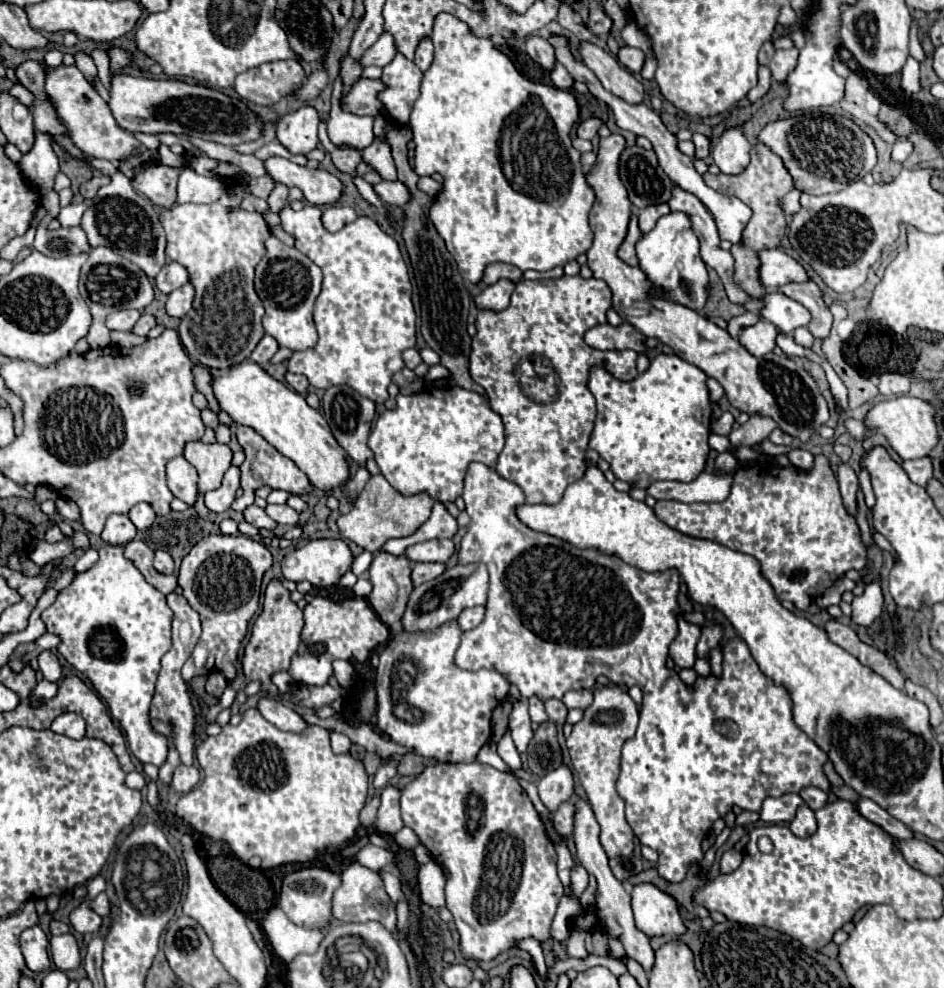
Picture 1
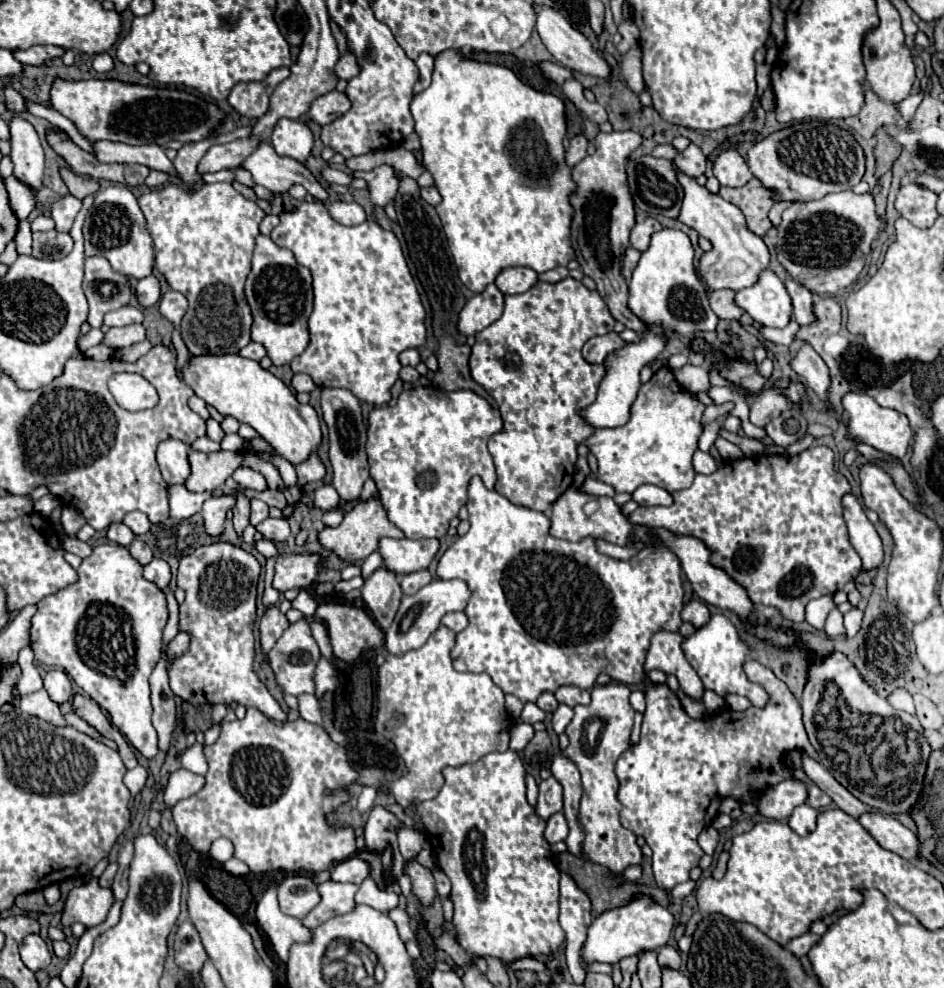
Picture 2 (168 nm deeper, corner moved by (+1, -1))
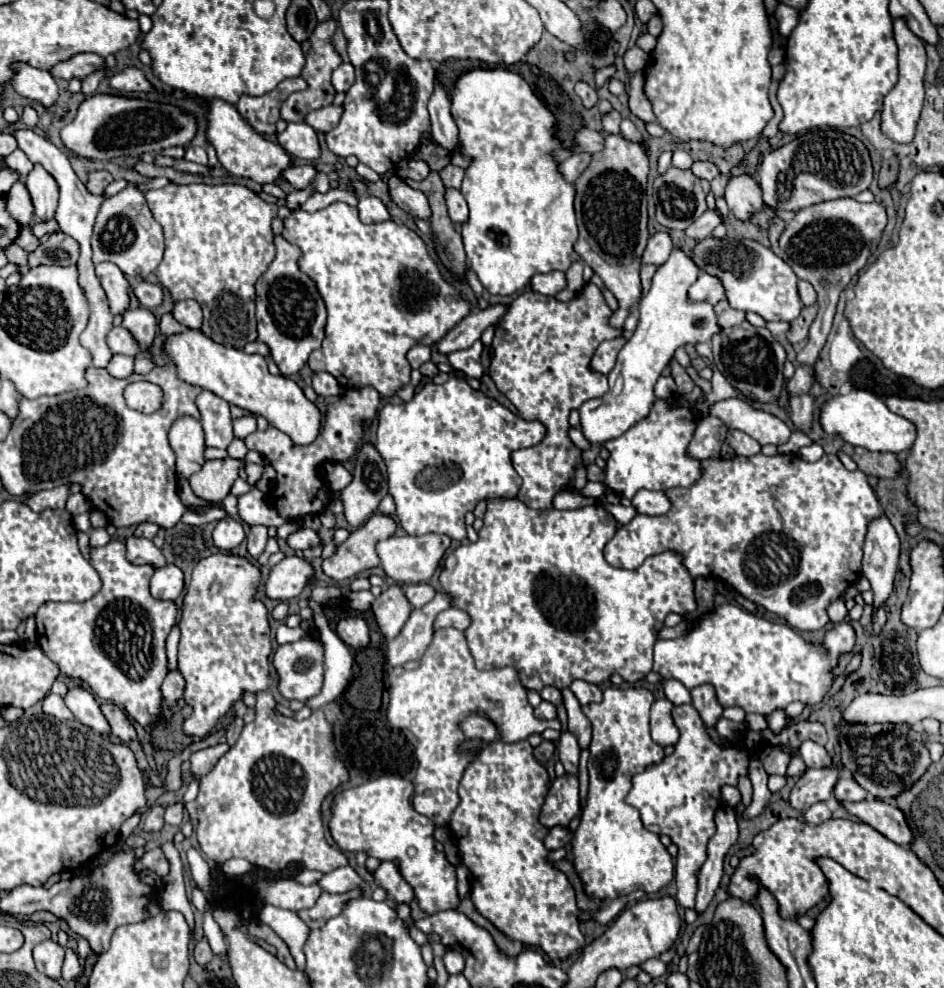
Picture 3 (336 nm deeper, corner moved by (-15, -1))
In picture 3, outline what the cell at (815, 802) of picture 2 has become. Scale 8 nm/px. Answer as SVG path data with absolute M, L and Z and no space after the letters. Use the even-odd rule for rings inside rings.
M850 777L850 779L838 779L836 787L834 787L834 797L836 801L864 801L866 799L866 791Z

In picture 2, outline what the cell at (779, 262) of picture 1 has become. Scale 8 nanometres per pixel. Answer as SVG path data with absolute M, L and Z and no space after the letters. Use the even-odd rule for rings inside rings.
M678 173L678 179L686 193L678 221L692 227L694 231L698 231L698 235L706 237L712 243L712 249L700 257L700 265L696 271L696 275L702 277L702 281L706 283L708 295L712 291L720 291L720 289L740 291L744 287L754 285L758 281L758 275L770 263L770 253L768 253L768 247L764 245L764 241L758 235L754 235L752 231L748 231L744 215L740 213L740 209L736 205L724 201L720 195L710 195L706 191L706 187L700 187L696 183L694 177Z

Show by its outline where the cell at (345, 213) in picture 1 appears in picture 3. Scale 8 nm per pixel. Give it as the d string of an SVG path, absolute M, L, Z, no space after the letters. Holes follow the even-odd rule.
M360 197L358 213L362 223L380 223L388 219L388 211L378 197Z

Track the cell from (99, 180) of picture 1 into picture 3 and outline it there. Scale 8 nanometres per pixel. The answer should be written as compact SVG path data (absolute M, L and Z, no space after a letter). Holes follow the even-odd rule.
M90 171L86 187L92 195L102 195L104 187L110 185L110 183L112 183L112 175L108 171Z

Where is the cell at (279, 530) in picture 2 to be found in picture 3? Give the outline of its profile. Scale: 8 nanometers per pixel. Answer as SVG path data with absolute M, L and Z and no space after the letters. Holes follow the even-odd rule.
M300 527L298 531L294 531L290 537L288 537L288 545L294 549L294 551L304 551L308 547L314 547L318 545L320 537L316 535L316 531L308 529L308 527Z

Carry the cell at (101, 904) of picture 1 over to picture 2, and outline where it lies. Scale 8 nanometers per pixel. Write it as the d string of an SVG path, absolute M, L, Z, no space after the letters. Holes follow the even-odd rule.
M92 879L70 891L62 913L62 925L70 927L78 919L82 925L94 927L106 919L112 903L114 903L112 891L100 887L98 879Z

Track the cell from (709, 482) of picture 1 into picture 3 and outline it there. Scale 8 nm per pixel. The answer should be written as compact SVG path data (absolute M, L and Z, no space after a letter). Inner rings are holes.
M640 489L632 497L632 505L636 507L638 513L644 515L662 515L672 507L672 501L664 491L650 491L650 489Z

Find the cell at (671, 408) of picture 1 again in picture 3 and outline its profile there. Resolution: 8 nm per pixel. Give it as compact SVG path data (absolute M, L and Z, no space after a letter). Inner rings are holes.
M678 397L656 399L650 415L642 419L632 431L610 439L604 447L610 451L606 461L606 485L628 499L632 499L640 489L674 489L690 487L702 477L702 465L698 459L688 455L688 445L698 427L698 413L692 407L678 405Z

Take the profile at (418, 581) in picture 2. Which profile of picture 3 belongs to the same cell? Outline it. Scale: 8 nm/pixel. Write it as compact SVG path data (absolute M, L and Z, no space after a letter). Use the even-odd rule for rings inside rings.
M412 583L412 585L404 587L404 593L406 593L408 601L412 603L412 607L424 607L436 595L434 587L428 583Z

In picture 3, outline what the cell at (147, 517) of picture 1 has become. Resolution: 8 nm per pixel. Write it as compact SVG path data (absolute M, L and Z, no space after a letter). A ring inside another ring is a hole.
M140 523L134 531L134 535L140 535L140 537L146 537L146 539L154 539L154 535L158 533L158 525L156 523Z

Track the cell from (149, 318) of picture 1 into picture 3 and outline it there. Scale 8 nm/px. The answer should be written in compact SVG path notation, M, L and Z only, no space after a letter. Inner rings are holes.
M114 327L108 337L108 347L112 349L112 353L122 353L122 355L136 355L138 351L142 351L140 343L132 337L132 333L124 327Z

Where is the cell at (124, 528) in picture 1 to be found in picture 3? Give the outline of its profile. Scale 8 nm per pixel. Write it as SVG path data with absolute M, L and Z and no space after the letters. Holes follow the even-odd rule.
M128 537L126 539L126 545L128 545L128 555L126 559L130 563L150 563L154 567L164 567L166 565L166 559L162 555L162 551L150 541L150 539L144 539L144 537Z

